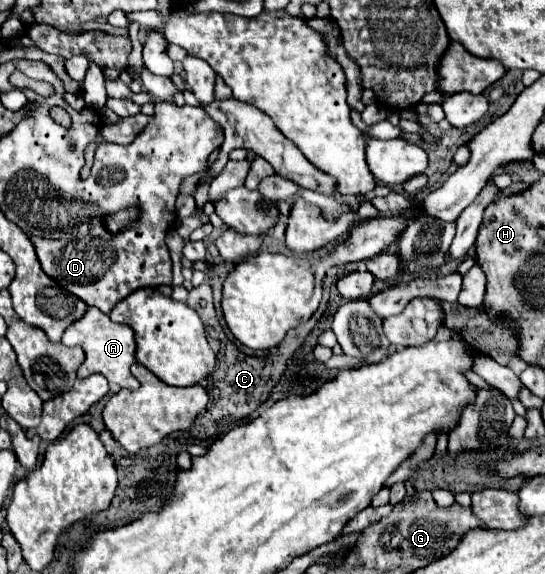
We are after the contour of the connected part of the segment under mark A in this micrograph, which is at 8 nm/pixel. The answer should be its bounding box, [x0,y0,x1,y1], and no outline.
[62,307,138,389]

